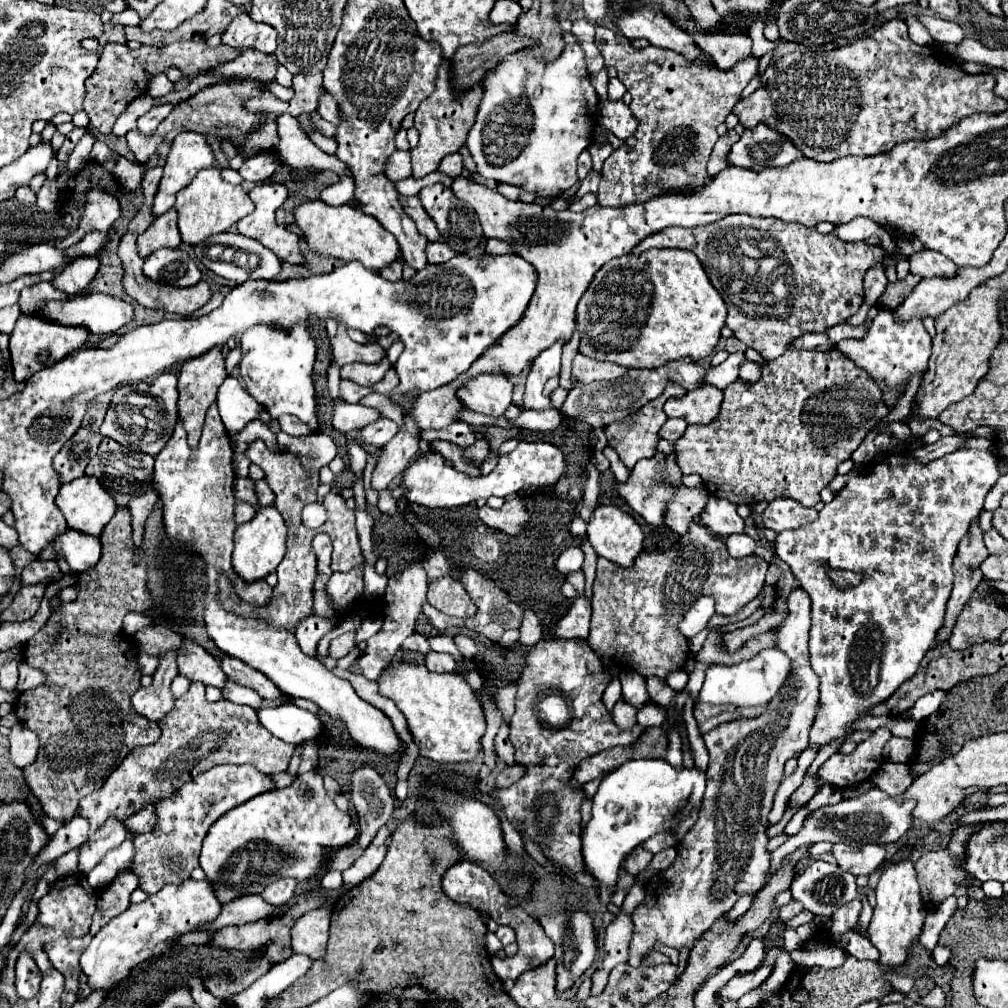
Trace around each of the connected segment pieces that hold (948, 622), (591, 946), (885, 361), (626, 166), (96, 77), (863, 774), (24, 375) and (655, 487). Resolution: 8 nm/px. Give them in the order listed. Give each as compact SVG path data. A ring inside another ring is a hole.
M974 520L968 534L960 542L958 554L954 558L954 588L952 588L952 596L948 600L944 626L940 628L936 642L946 642L950 638L950 630L954 626L956 616L960 614L960 610L966 604L972 590L984 578L982 570L980 570L980 564L984 562L984 558L988 558L988 550L982 542L982 530L978 528L978 520Z
M576 910L576 912L560 912L556 916L546 916L540 920L540 924L546 930L548 938L552 938L556 944L556 952L554 952L556 992L566 992L576 984L576 980L580 980L580 976L590 968L596 956L596 936L594 936L592 918L584 910Z
M880 310L874 318L868 334L862 340L842 340L838 342L838 348L842 354L846 354L856 366L864 368L870 378L874 378L878 384L886 384L886 388L902 388L910 376L920 374L928 366L930 358L930 336L926 328L922 326L922 320L912 320L898 324L892 318L892 310Z
M598 26L596 32L596 46L600 54L604 56L606 66L614 66L618 70L618 80L626 86L626 90L632 96L630 110L634 118L640 120L640 126L634 136L630 136L622 148L614 150L610 158L606 158L604 168L602 168L602 178L600 178L600 188L598 188L598 202L600 206L626 206L634 202L646 202L654 196L660 194L660 190L666 190L668 186L676 188L682 186L684 182L692 182L696 186L704 186L708 180L706 174L706 162L712 152L712 146L718 140L716 126L726 120L726 116L732 112L734 104L738 102L740 92L748 86L752 76L756 74L758 60L756 58L746 58L736 66L736 70L728 70L724 74L722 70L708 70L708 66L688 66L680 54L668 54L668 50L656 50L654 46L636 50L632 44L616 34L614 30L606 26Z
M172 42L168 46L156 48L156 46L140 46L138 50L130 50L126 44L106 44L100 54L98 68L86 82L86 100L84 110L98 110L90 114L90 126L98 126L98 120L106 120L106 124L114 122L118 112L112 110L126 110L126 106L136 98L146 94L148 82L156 74L166 74L168 68L178 68L182 76L196 76L200 72L206 72L210 68L216 68L220 64L226 64L230 60L238 58L238 50L226 44L220 44L216 48L206 46L206 42Z
M878 728L866 742L860 742L858 748L849 754L834 754L828 758L820 770L818 778L824 784L837 788L848 788L858 782L864 782L872 772L884 762L882 748L890 740L888 728Z
M20 316L18 324L10 334L10 354L12 354L12 368L14 380L26 382L34 372L52 366L56 360L64 358L66 354L80 350L88 338L88 330L68 330L68 326L54 326L50 322L40 322L36 316Z
M656 454L650 460L640 460L628 482L626 484L618 484L614 482L616 490L620 492L620 496L634 508L634 512L638 512L646 522L650 522L654 528L664 528L664 508L668 498L672 498L672 494L676 492L676 486L680 484L682 472L676 466L676 456L664 456L664 454Z

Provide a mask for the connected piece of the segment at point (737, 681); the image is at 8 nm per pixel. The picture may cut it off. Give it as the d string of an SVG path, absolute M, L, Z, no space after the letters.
M774 648L764 650L756 658L734 664L734 666L710 666L706 670L706 680L701 688L698 701L712 704L733 704L735 706L764 706L782 686L784 678L790 674L788 656Z

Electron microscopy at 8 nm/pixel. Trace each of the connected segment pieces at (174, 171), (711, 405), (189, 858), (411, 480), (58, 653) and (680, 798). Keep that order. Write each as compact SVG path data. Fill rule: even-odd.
M182 132L176 136L172 150L164 164L164 176L160 180L158 192L150 204L152 216L160 216L172 208L176 192L192 182L194 174L204 166L214 166L212 148L206 144L202 134Z
M700 386L700 390L688 392L684 398L672 402L666 402L664 410L668 418L682 418L686 424L710 424L718 418L720 414L720 404L722 404L722 392L716 390L714 386Z
M252 764L216 766L186 782L174 798L160 800L156 806L158 820L152 832L134 838L136 856L130 870L138 874L140 888L148 894L156 894L166 884L182 884L198 866L200 846L208 828L228 810L274 788L274 780Z
M524 442L524 450L512 450L510 454L500 456L492 474L478 478L470 478L456 468L446 466L444 458L432 452L428 456L422 456L414 466L406 470L402 486L408 490L406 498L414 504L422 504L426 508L456 508L480 498L486 500L490 496L506 496L512 492L554 484L564 476L564 466L566 462L562 450L548 442Z
M118 508L114 518L104 528L102 538L102 558L100 562L80 574L80 592L78 600L64 604L60 612L52 614L48 624L24 644L24 660L42 672L46 672L46 682L20 694L20 700L14 704L14 712L24 726L34 730L40 738L38 760L24 768L32 794L42 804L46 816L54 820L72 820L80 800L92 790L100 788L104 778L128 756L136 746L152 744L160 738L160 726L140 716L132 704L132 694L140 688L140 666L138 666L138 646L122 632L122 618L128 612L144 612L154 606L152 592L148 588L148 558L144 550L136 550L132 542L130 510ZM56 636L56 642L50 644L50 638Z
M630 760L618 770L606 774L592 798L592 820L582 832L582 854L586 866L602 882L600 902L610 902L610 888L616 884L622 858L650 836L670 832L672 820L676 826L688 818L688 814L702 802L704 786L704 772L698 772L696 768L676 770L666 760Z

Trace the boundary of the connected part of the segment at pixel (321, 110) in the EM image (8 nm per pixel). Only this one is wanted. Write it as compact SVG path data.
M324 94L324 98L320 98L320 106L318 106L318 114L320 114L320 116L322 116L324 120L332 122L334 126L338 126L338 122L340 122L342 114L340 114L340 108L338 108L338 102L334 100L334 96L332 96L332 94Z

